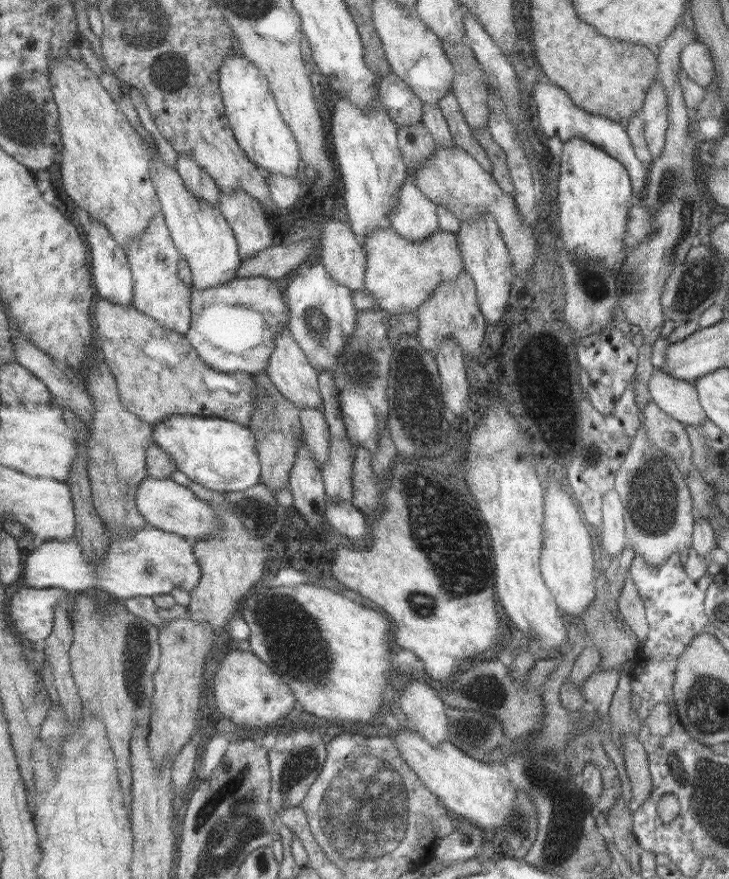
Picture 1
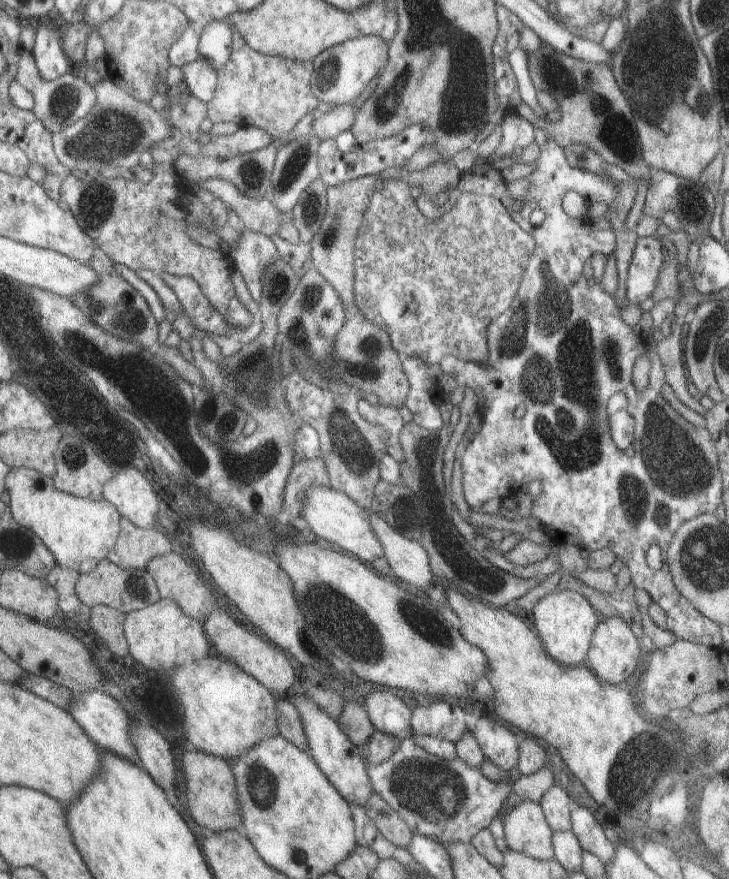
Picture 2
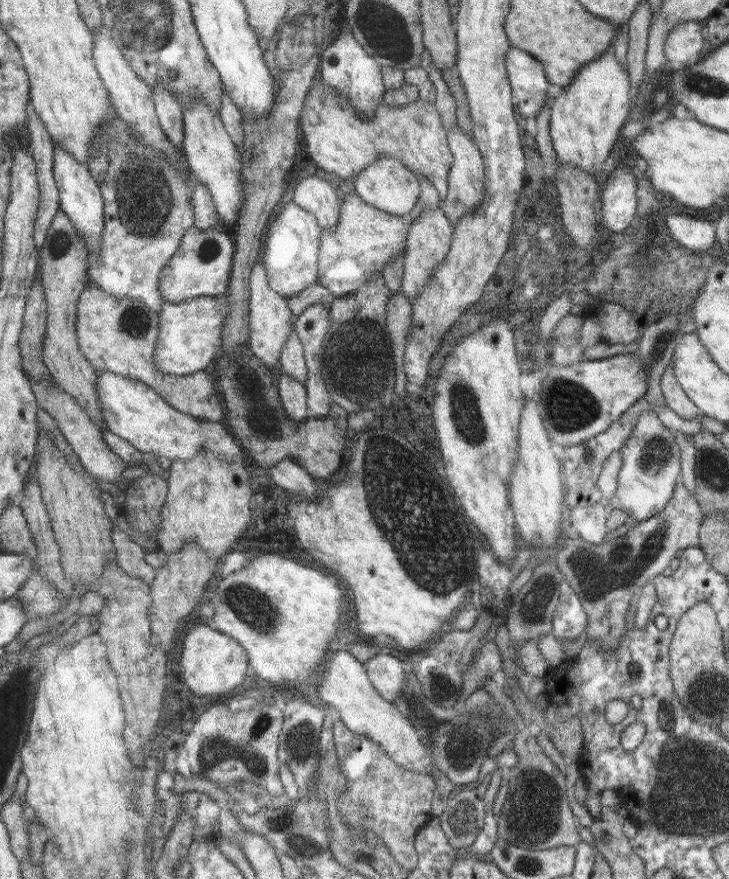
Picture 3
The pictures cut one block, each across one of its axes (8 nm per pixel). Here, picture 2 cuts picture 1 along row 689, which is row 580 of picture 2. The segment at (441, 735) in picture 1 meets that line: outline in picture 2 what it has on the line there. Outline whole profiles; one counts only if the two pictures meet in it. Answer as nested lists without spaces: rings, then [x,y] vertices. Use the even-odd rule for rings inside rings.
[[[369,512],[369,522],[383,546],[383,556],[393,570],[393,576],[427,590],[435,574],[431,572],[429,554],[421,542],[405,538],[377,514]]]

